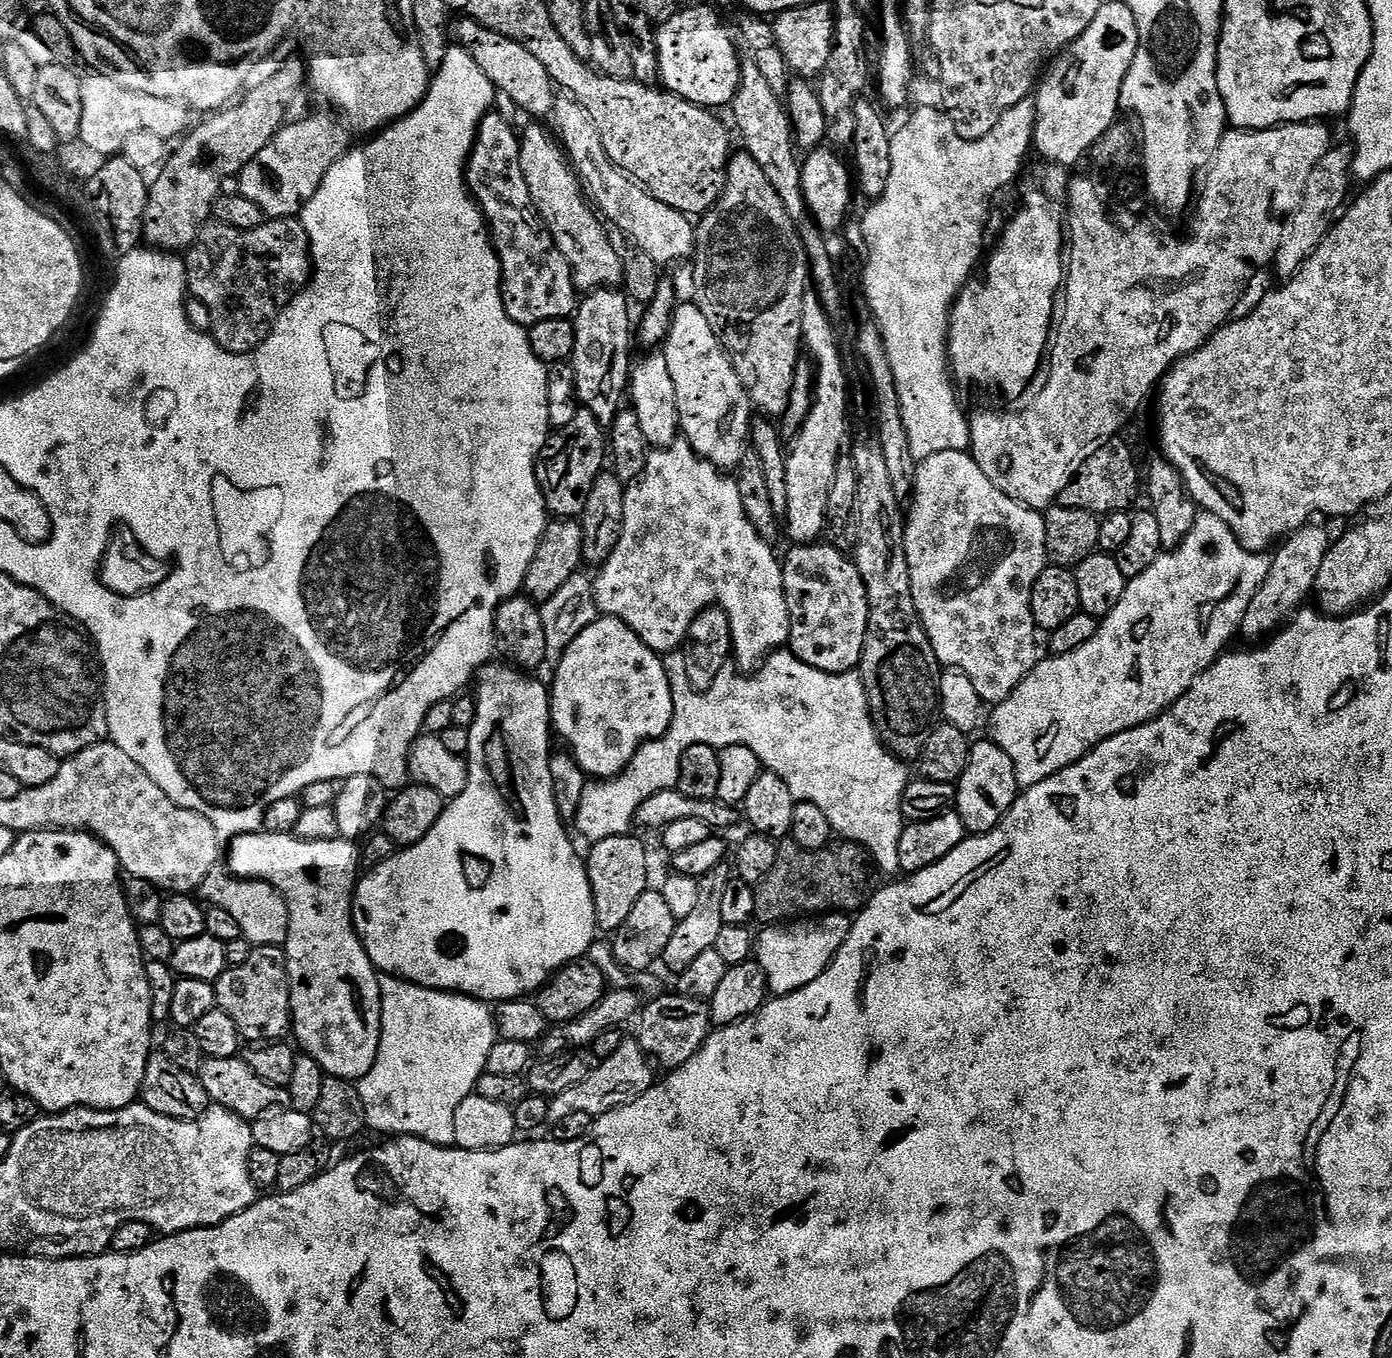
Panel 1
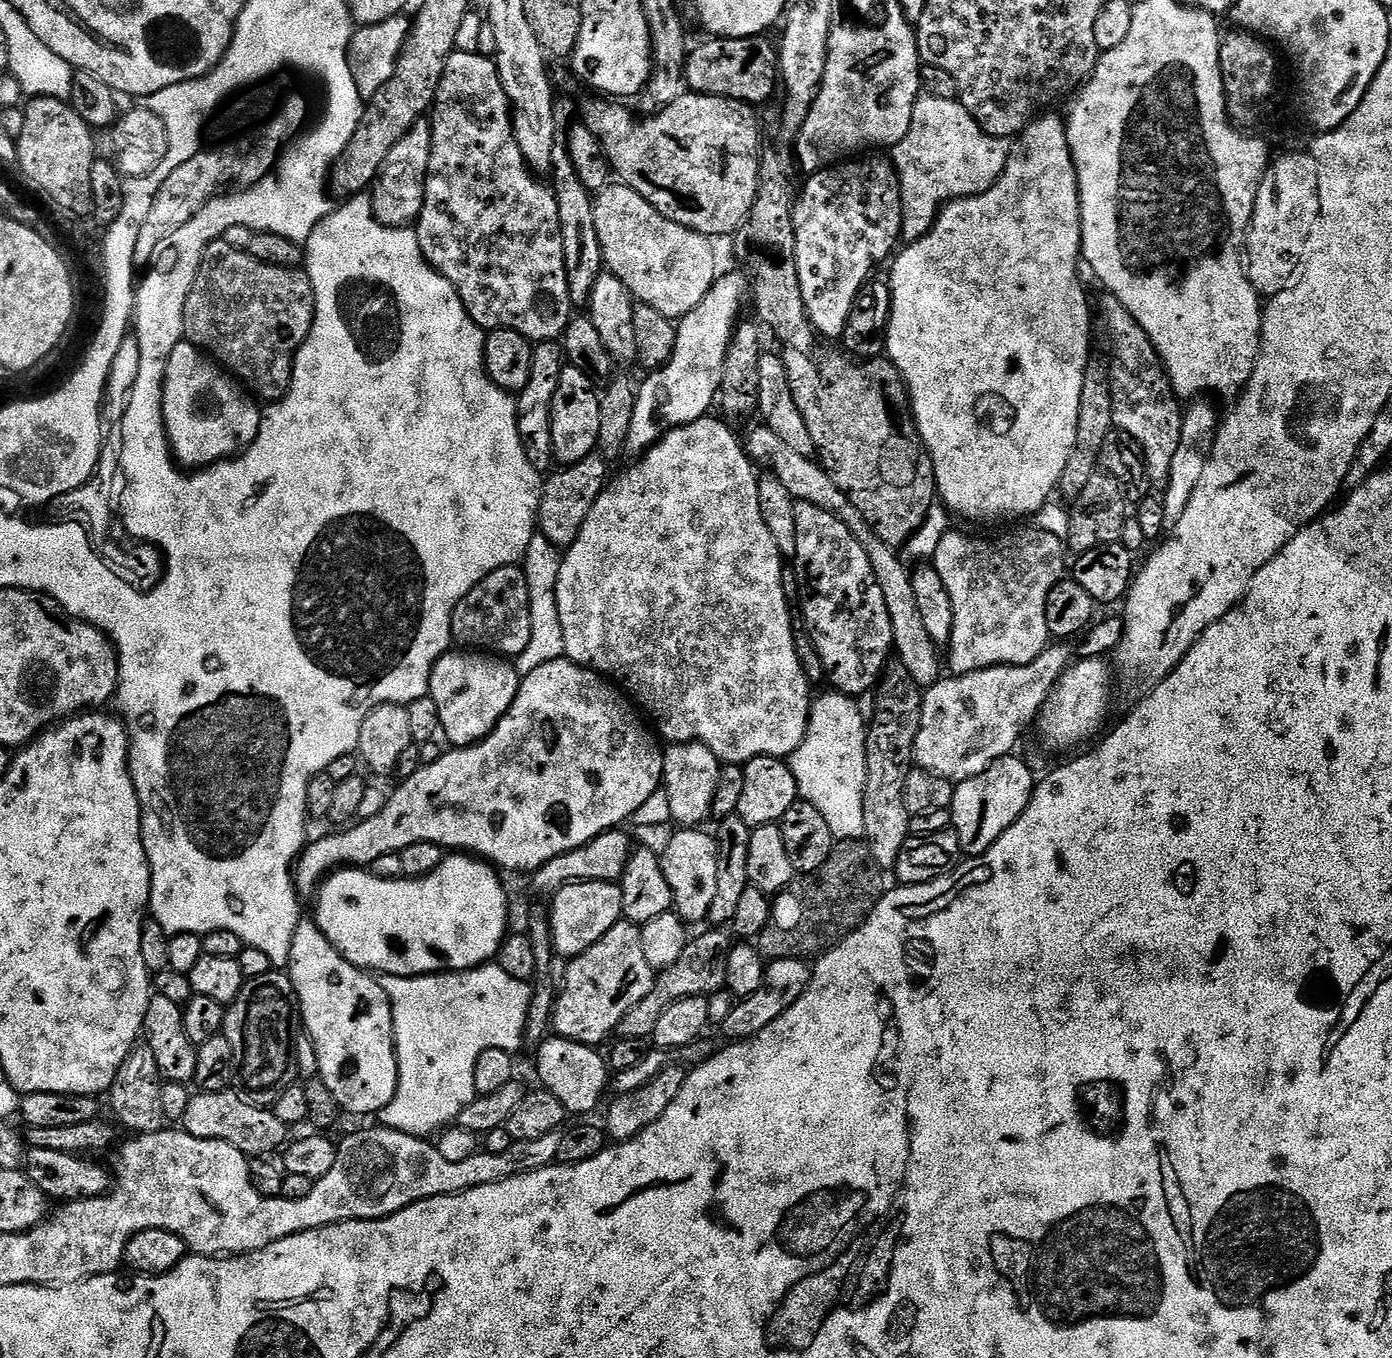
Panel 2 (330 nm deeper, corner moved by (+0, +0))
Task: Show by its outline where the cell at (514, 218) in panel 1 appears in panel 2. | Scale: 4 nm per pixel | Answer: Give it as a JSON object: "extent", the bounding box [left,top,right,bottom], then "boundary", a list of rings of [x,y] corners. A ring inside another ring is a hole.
{"extent":[414,50,574,342],"boundary":[[[457,50],[446,62],[446,70],[440,79],[436,91],[436,103],[430,109],[430,123],[433,132],[433,149],[430,150],[429,172],[425,179],[425,200],[420,215],[414,224],[414,231],[424,259],[435,272],[441,272],[462,298],[472,321],[485,330],[493,328],[509,328],[522,334],[533,342],[556,342],[563,337],[574,315],[574,305],[570,298],[570,286],[566,274],[566,258],[562,230],[558,218],[558,202],[556,193],[551,187],[539,184],[528,163],[524,160],[522,150],[518,150],[516,135],[512,129],[512,103],[508,100],[506,90],[502,86],[502,78],[496,69],[495,59],[479,56],[476,52]]]}

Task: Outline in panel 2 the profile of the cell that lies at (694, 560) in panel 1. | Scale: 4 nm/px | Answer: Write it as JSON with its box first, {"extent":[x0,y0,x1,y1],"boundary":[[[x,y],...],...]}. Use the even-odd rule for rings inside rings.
{"extent":[556,418,813,766],"boundary":[[[705,418],[703,420],[695,420],[681,428],[670,430],[660,439],[653,448],[649,448],[647,452],[639,457],[640,460],[633,466],[629,472],[624,472],[620,477],[613,479],[611,483],[605,487],[603,494],[598,498],[598,502],[594,502],[594,506],[590,510],[590,514],[586,514],[586,522],[582,522],[582,530],[578,530],[578,538],[571,544],[563,553],[560,561],[560,569],[558,570],[558,586],[556,587],[556,597],[558,598],[558,618],[562,618],[562,638],[564,639],[564,656],[572,660],[575,664],[580,664],[583,668],[591,668],[592,671],[600,673],[601,676],[609,681],[615,682],[645,713],[656,719],[654,728],[657,733],[669,745],[673,744],[690,744],[698,743],[705,744],[716,757],[725,765],[743,766],[748,761],[758,758],[759,756],[778,756],[781,758],[791,757],[794,750],[798,750],[798,746],[804,740],[804,735],[808,729],[808,714],[812,710],[813,697],[808,696],[810,683],[801,662],[798,660],[798,653],[794,644],[794,632],[791,629],[790,610],[787,606],[786,593],[782,588],[782,572],[786,565],[785,557],[780,555],[778,546],[774,542],[774,538],[770,535],[770,530],[766,530],[766,521],[762,519],[762,510],[758,506],[758,472],[755,472],[753,461],[745,451],[745,445],[740,440],[736,441],[736,436],[723,424],[725,421],[712,420],[713,418]]]}

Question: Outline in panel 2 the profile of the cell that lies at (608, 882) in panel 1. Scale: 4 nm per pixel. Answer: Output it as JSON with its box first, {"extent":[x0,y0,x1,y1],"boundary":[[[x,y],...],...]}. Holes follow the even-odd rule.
{"extent":[550,882,622,956],"boundary":[[[576,882],[562,886],[551,897],[550,915],[555,955],[581,956],[622,919],[622,890],[616,882]]]}

